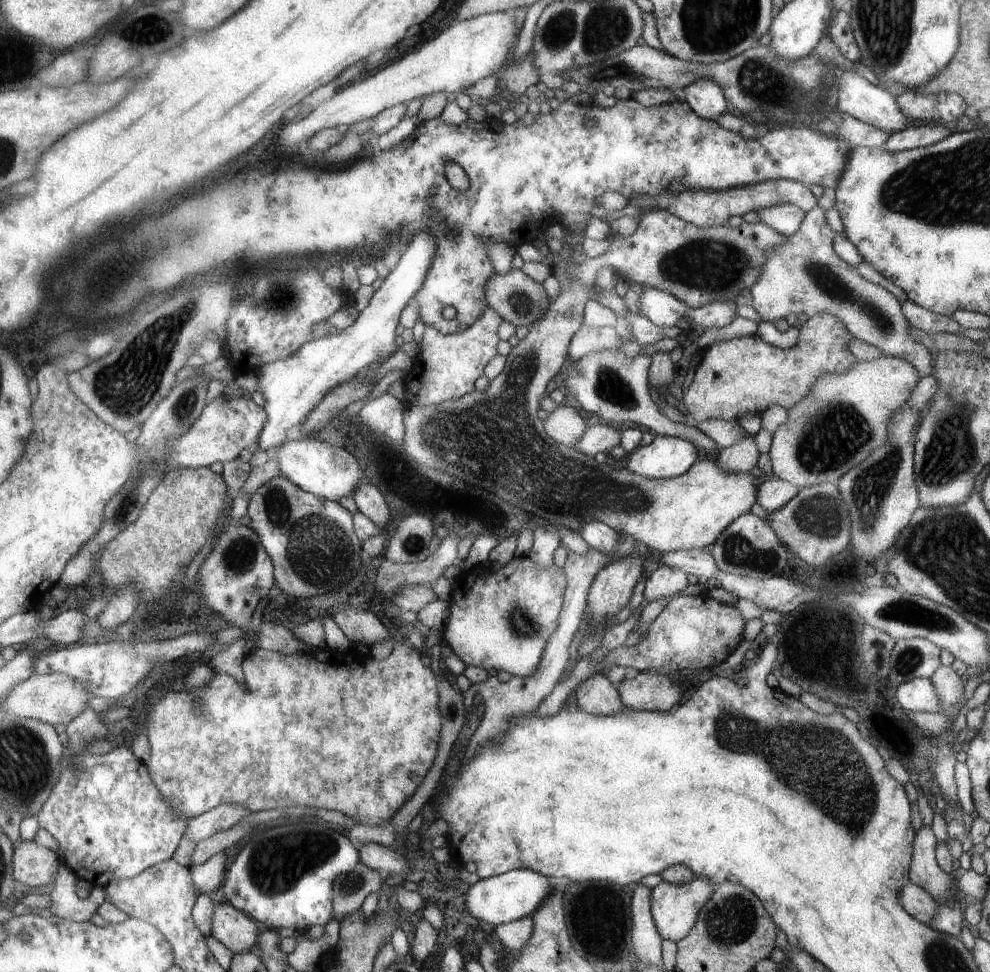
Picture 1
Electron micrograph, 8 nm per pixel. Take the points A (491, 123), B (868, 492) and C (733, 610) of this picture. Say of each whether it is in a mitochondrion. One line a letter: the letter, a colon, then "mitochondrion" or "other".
A: other
B: mitochondrion
C: other

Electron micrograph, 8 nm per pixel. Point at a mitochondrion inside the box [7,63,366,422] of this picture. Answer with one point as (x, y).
(122, 387)

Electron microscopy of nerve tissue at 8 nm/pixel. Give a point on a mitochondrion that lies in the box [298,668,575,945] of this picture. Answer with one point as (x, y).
(350, 886)

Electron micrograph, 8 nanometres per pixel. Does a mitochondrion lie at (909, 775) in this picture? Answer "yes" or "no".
no

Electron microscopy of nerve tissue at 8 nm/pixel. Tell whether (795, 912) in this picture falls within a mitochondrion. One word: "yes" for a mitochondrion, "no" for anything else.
no

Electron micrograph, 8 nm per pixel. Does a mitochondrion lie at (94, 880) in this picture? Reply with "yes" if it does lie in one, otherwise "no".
no

